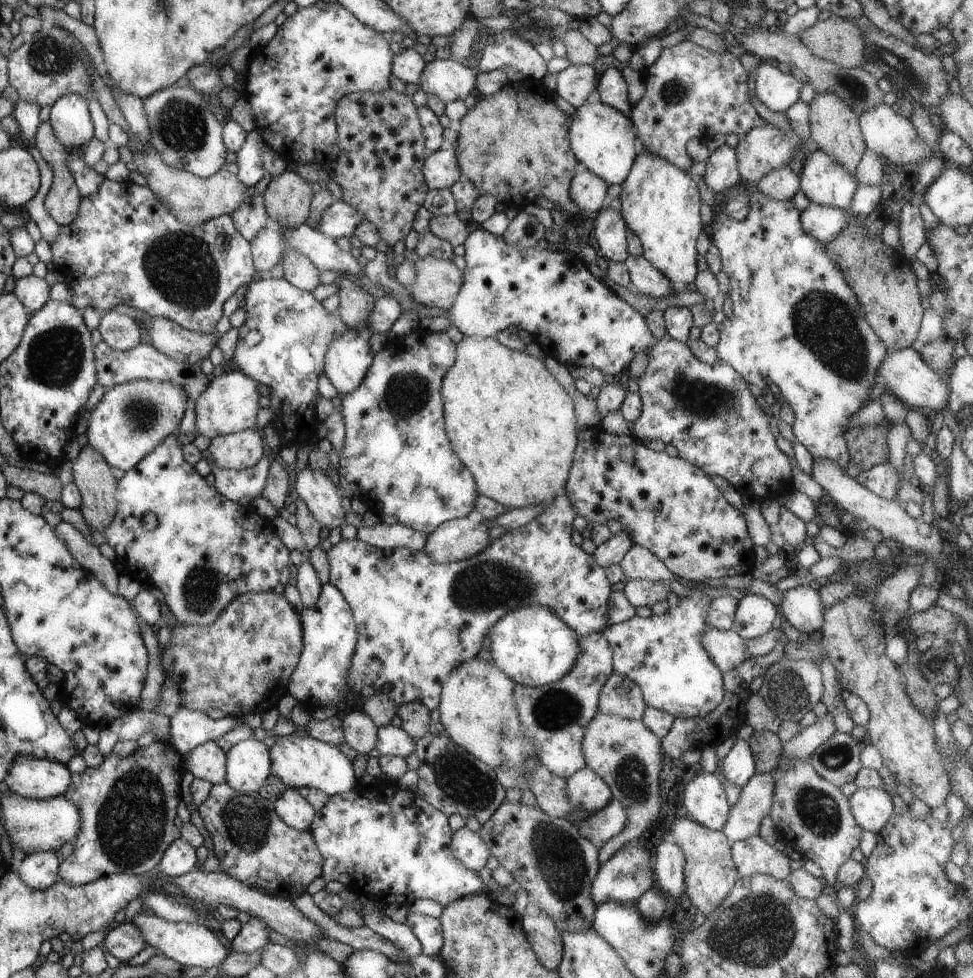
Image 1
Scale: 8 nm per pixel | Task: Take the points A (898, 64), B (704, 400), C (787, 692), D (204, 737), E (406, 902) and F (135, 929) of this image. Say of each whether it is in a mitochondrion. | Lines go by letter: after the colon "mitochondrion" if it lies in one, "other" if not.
A: mitochondrion
B: mitochondrion
C: mitochondrion
D: other
E: other
F: other

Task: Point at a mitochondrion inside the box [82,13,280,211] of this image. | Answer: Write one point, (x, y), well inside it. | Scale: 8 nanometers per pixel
(180, 124)

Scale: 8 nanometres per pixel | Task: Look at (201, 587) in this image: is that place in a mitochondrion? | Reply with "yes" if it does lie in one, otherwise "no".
yes

